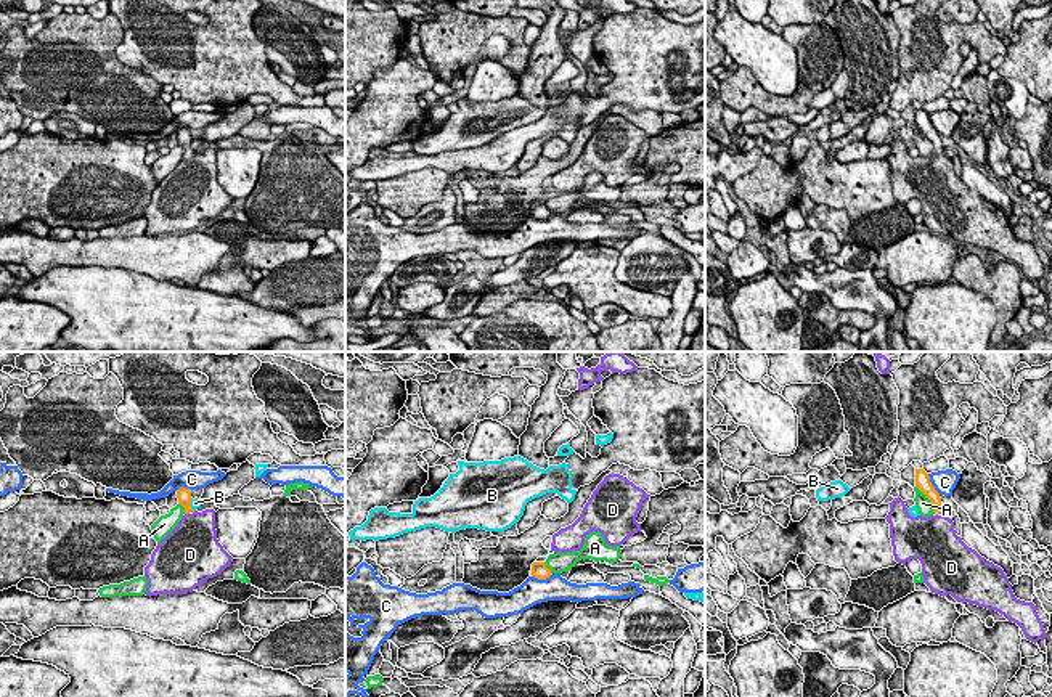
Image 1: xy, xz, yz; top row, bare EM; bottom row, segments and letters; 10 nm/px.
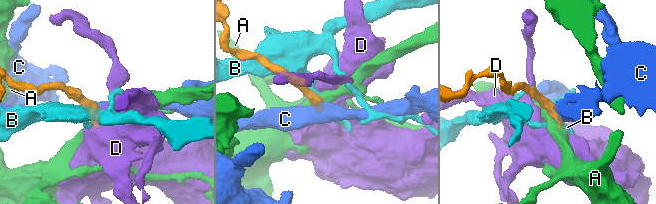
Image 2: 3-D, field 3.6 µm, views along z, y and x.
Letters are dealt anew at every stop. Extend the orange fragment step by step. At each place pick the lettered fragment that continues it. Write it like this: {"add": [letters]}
{"add": ["D"]}

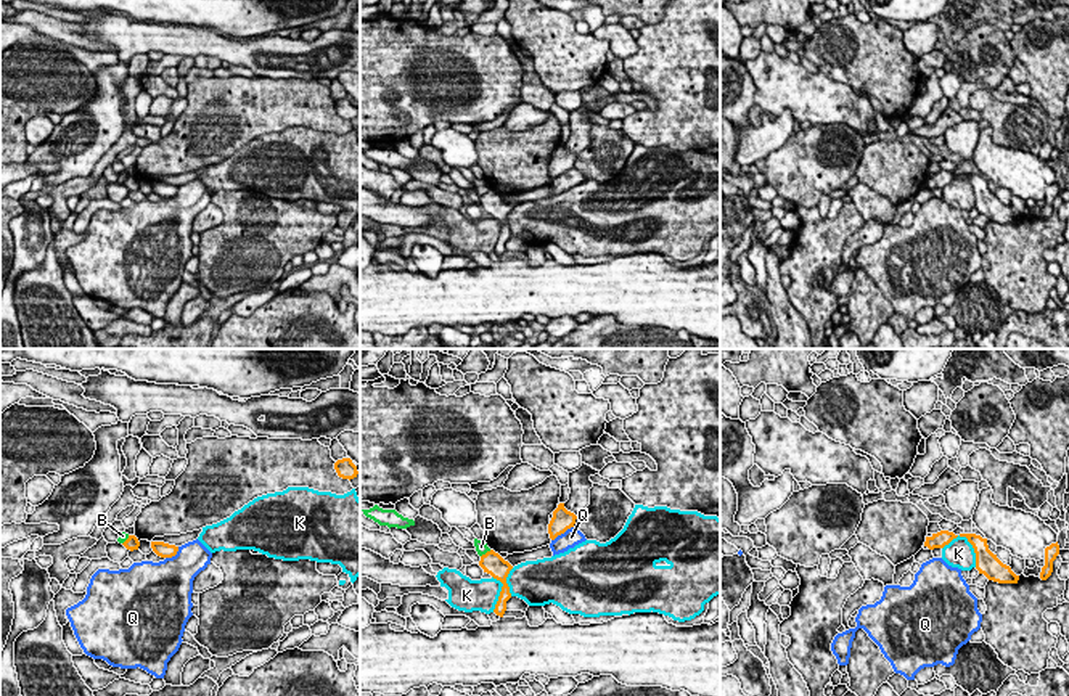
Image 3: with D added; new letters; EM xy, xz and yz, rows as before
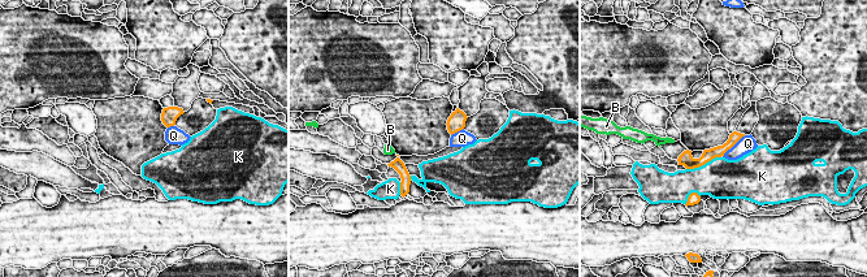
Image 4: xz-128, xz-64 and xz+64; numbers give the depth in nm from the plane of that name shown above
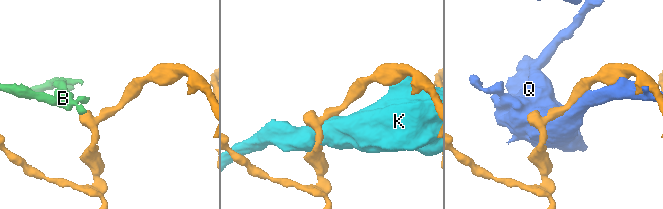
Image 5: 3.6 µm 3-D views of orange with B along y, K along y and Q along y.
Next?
{"add": []}

